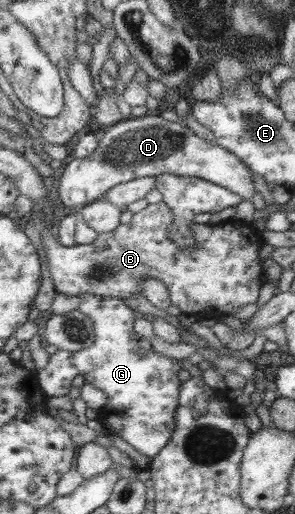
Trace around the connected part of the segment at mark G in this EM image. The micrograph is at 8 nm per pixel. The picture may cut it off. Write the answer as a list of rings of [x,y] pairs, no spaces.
[[[83,293],[78,298],[77,310],[92,320],[94,341],[87,348],[75,352],[56,350],[49,355],[45,367],[35,373],[37,384],[47,397],[65,396],[73,378],[82,376],[85,383],[95,386],[108,396],[99,414],[100,424],[105,424],[110,433],[128,442],[139,454],[153,458],[170,442],[171,434],[176,427],[175,408],[179,384],[182,382],[177,379],[177,373],[182,370],[180,359],[176,359],[172,352],[161,354],[153,351],[151,343],[133,331],[134,311],[127,307],[123,300],[95,296],[91,293]]]

